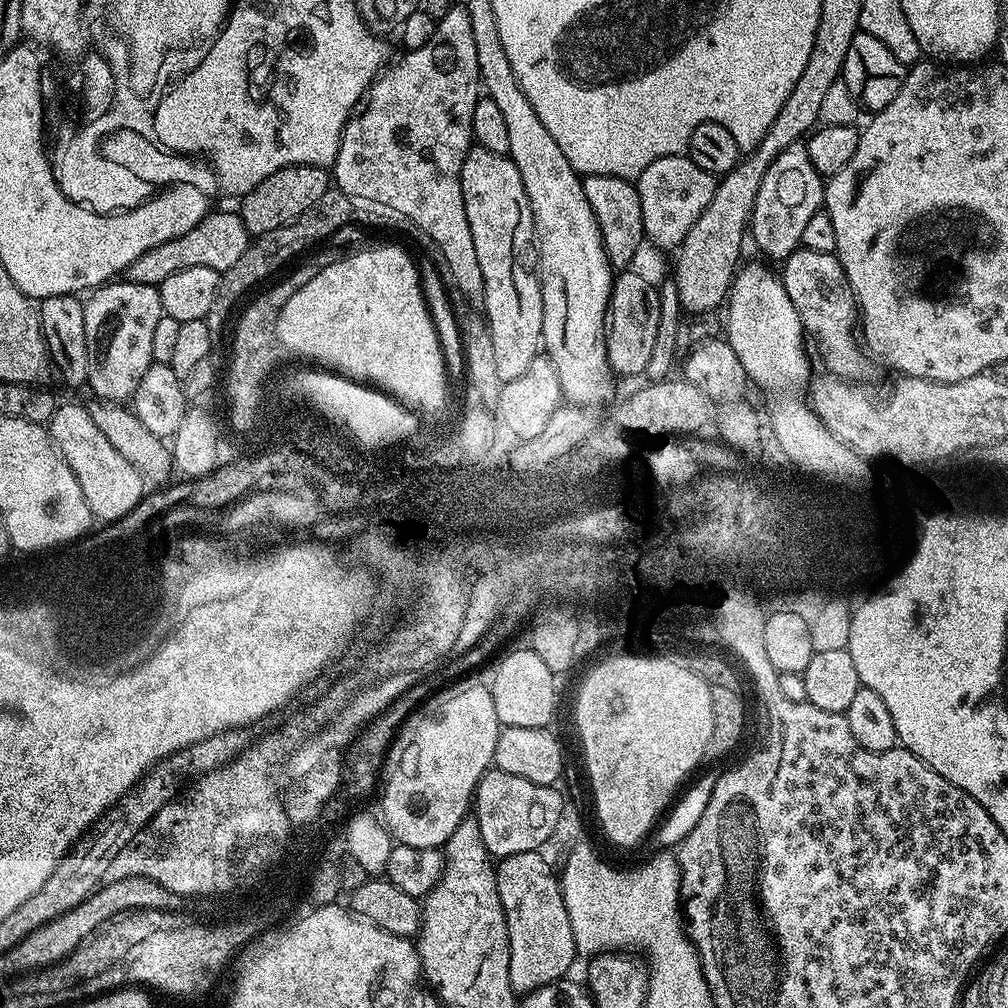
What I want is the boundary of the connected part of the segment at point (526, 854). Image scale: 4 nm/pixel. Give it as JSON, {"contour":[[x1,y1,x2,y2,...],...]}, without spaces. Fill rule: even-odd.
{"contour":[[539,849,523,851,503,857,495,867,510,942,510,982,512,991,520,996,563,979,578,956,559,877,542,855]]}

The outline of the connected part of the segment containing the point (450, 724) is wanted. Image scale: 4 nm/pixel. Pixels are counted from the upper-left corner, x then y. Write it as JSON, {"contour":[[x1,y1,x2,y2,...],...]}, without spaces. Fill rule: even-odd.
{"contour":[[461,678,433,692,417,711,408,715,388,747,388,755,384,758,382,791,379,793,379,815,396,844,443,849,454,830,458,830,458,826,469,815,478,782,493,767,494,746,498,746,502,725,498,710,494,710,491,687,485,681,483,684,480,680,472,679]]}

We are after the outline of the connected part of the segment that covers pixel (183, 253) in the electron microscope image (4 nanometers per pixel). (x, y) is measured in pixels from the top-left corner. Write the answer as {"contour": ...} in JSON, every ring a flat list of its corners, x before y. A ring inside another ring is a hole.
{"contour":[[212,210,206,219,194,226,194,230,158,246,153,252,142,254,142,258,138,258,128,267,126,276,133,284,158,286,166,278,170,278,170,274,186,270,186,266,210,266,210,270,223,274,230,270,230,266,234,266,234,262,238,262,238,258,242,258,242,254,246,254,249,243,250,234,242,222,239,211]]}

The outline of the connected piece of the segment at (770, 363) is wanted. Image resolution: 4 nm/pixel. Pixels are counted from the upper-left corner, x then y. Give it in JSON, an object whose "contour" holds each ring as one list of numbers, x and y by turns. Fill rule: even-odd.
{"contour":[[748,264,737,271,732,290,726,301,728,308,728,345,738,354,738,362,746,370,753,385,768,388,771,384,789,384,796,388,813,379,812,364,804,349,806,321,800,317,790,294,786,294,784,281,767,268,769,265]]}

